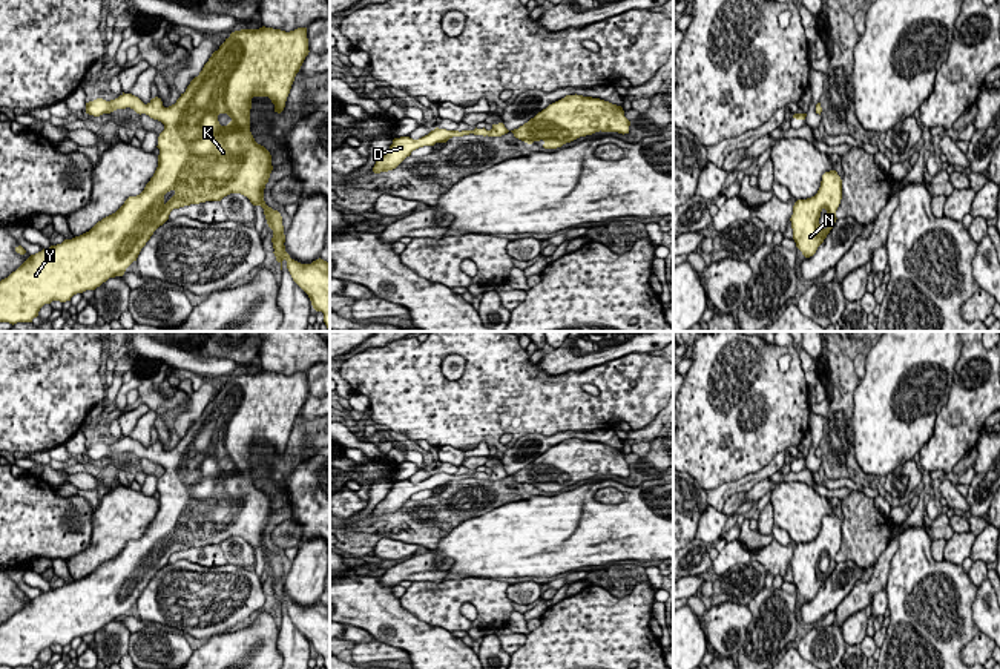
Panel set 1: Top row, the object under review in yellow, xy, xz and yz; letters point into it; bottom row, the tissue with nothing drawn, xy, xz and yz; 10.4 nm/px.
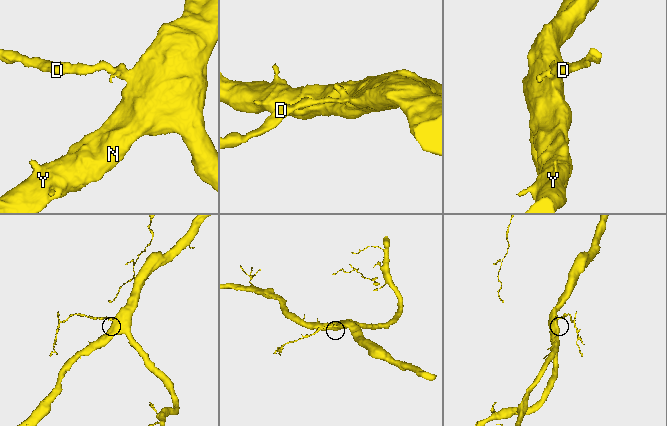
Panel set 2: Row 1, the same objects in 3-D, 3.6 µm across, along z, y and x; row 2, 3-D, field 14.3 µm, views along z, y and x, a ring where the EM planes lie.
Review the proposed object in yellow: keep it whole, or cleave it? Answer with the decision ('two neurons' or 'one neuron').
one neuron

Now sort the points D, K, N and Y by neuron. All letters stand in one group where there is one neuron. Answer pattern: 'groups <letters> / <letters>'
groups D K N Y

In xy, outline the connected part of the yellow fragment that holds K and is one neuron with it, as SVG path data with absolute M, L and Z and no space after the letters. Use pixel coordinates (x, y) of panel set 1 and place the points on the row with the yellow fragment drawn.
M265 26L241 29L225 38L186 92L169 107L164 107L158 97L144 104L138 97L124 92L110 101L97 98L86 103L86 114L94 117L130 107L140 115L146 114L161 121L164 130L158 137L158 167L144 190L137 196L129 196L115 213L103 218L80 236L31 255L15 272L2 279L0 322L12 325L32 322L44 304L71 301L74 295L95 290L109 278L123 276L173 209L221 201L230 193L241 193L253 206L264 209L267 224L273 230L273 253L281 270L285 259L293 281L308 295L313 308L324 313L324 322L330 331L330 262L319 258L311 264L301 264L285 252L282 216L264 201L264 189L273 170L271 155L255 141L250 132L252 98L268 97L275 104L275 112L281 114L308 52L307 28L290 32Z

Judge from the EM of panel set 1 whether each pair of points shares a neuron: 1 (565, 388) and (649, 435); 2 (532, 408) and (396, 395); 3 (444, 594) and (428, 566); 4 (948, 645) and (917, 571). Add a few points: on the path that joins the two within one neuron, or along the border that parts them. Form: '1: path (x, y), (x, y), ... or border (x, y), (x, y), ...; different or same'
1: border (657, 418), (640, 428), (631, 430); different
2: path (499, 399), (488, 402), (430, 402); same
3: border (444, 579), (440, 582), (411, 583); different
4: path (965, 623), (960, 614), (957, 585), (944, 571); same

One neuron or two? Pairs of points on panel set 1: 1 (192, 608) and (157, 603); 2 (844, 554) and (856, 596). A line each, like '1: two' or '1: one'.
1: one
2: two

